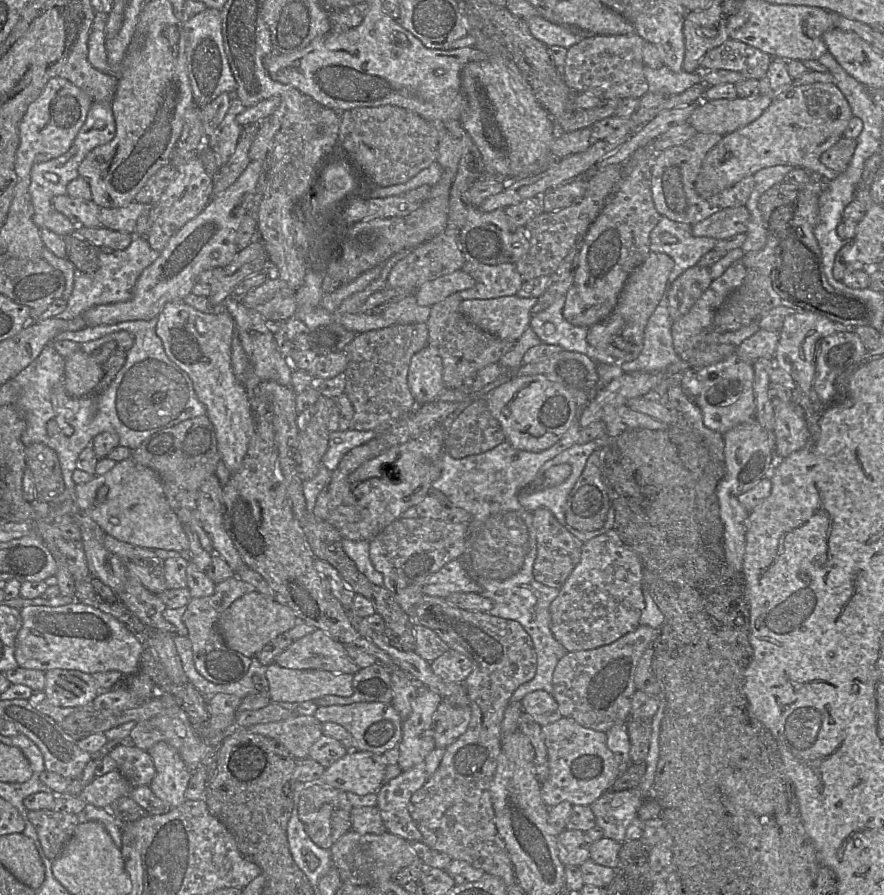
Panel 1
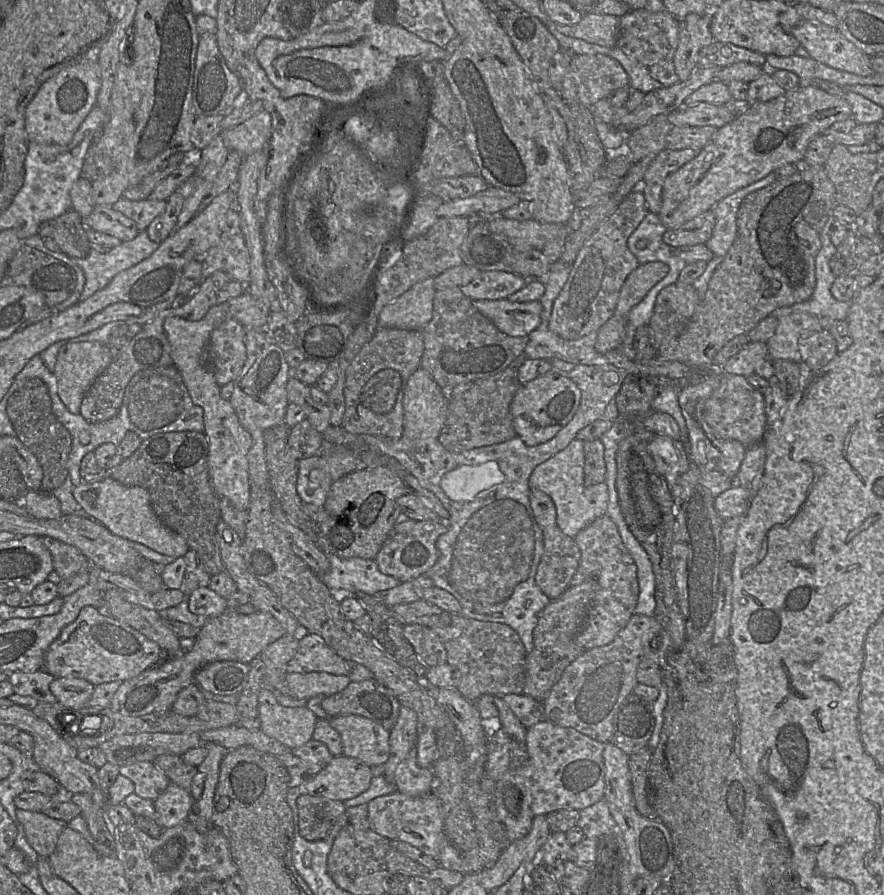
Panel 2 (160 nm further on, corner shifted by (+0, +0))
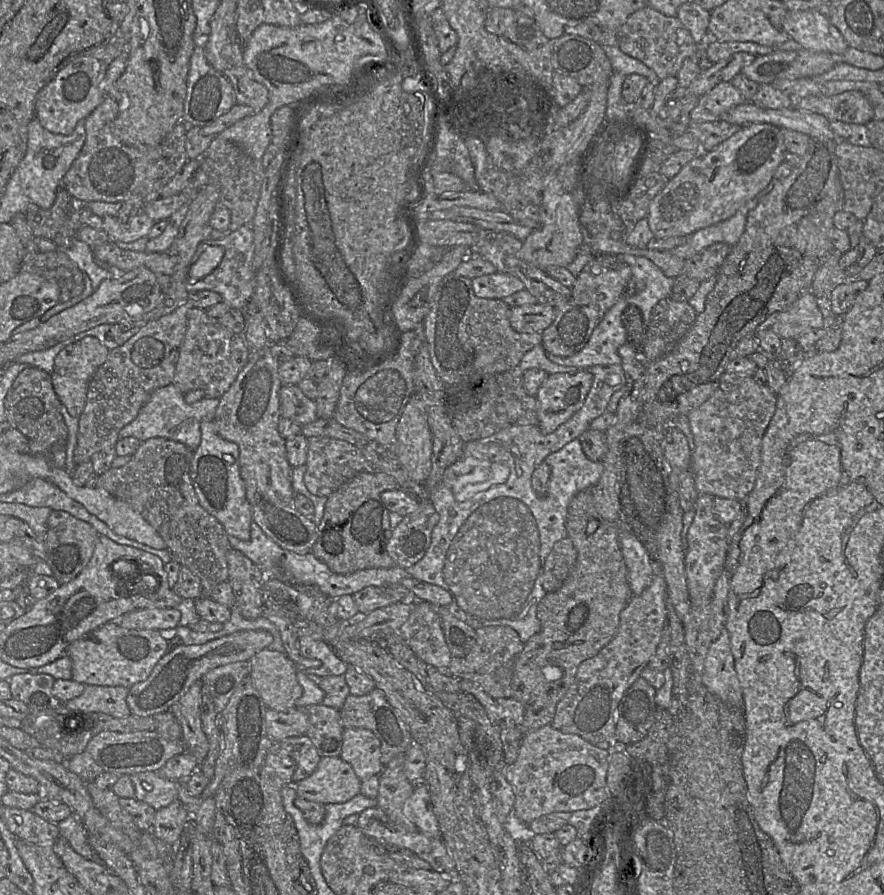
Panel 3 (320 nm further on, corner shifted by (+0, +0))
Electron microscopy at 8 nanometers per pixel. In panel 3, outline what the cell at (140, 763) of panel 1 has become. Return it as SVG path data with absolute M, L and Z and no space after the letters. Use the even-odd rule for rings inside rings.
M147 771L130 775L137 800L152 806L156 811L178 799L179 782L165 779L157 772Z

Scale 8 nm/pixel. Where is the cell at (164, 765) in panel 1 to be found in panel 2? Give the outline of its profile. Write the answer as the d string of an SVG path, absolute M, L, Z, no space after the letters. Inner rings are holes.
M171 782L154 801L156 822L163 829L168 829L188 821L193 803L189 791Z

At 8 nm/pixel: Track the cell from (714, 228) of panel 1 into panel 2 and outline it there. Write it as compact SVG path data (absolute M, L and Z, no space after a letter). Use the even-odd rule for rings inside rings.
M711 209L677 228L667 230L662 239L664 243L674 248L705 244L712 236L714 225L715 216Z

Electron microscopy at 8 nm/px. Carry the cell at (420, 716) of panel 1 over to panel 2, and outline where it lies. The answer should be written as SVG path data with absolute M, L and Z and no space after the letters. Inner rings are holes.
M416 746L398 765L394 774L394 786L397 791L410 797L420 797L432 793L434 774L430 768L417 764Z

